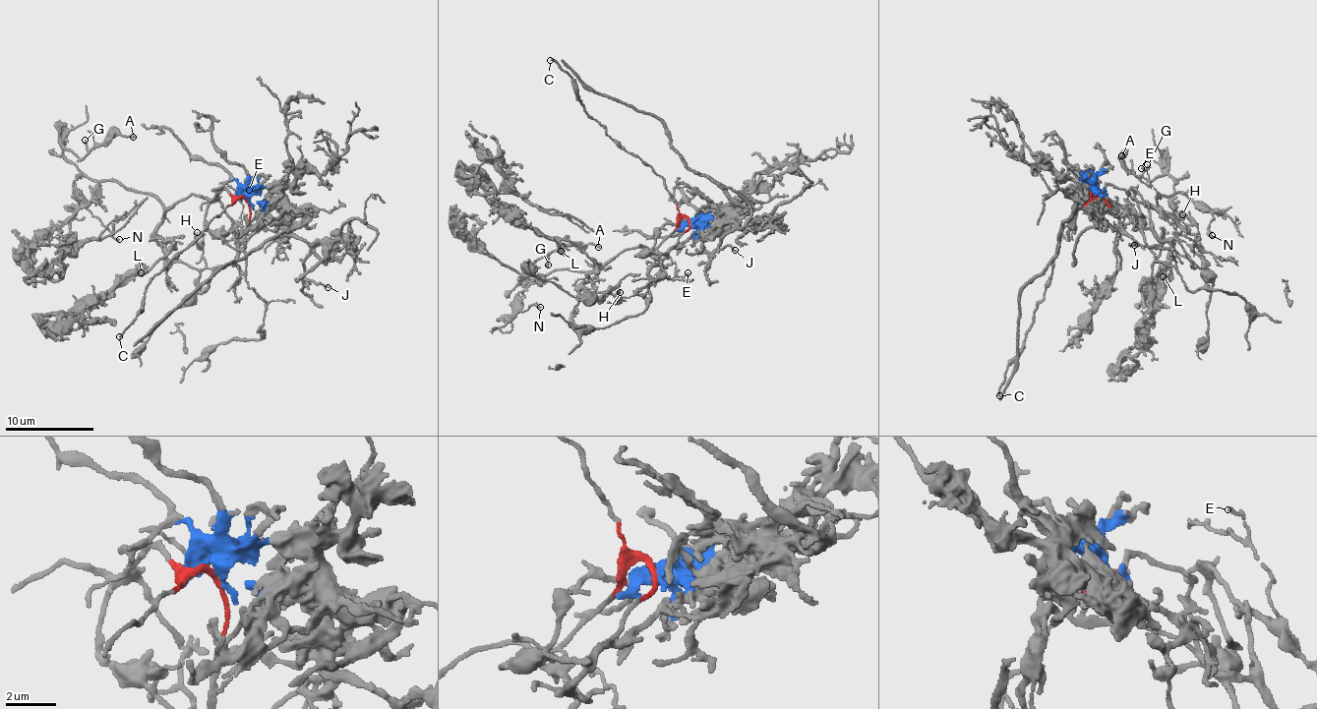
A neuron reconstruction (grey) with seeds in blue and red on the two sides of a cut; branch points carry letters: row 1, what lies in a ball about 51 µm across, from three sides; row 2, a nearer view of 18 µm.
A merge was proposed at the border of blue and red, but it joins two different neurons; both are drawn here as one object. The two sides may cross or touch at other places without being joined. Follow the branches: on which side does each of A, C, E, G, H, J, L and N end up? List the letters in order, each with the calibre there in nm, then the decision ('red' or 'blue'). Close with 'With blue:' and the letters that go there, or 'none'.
A: calibre 170 nm; red
C: calibre 160 nm; red
E: calibre 130 nm; red
G: calibre 170 nm; red
H: calibre 150 nm; red
J: calibre 140 nm; blue
L: calibre 150 nm; red
N: calibre 170 nm; red
With blue: J

